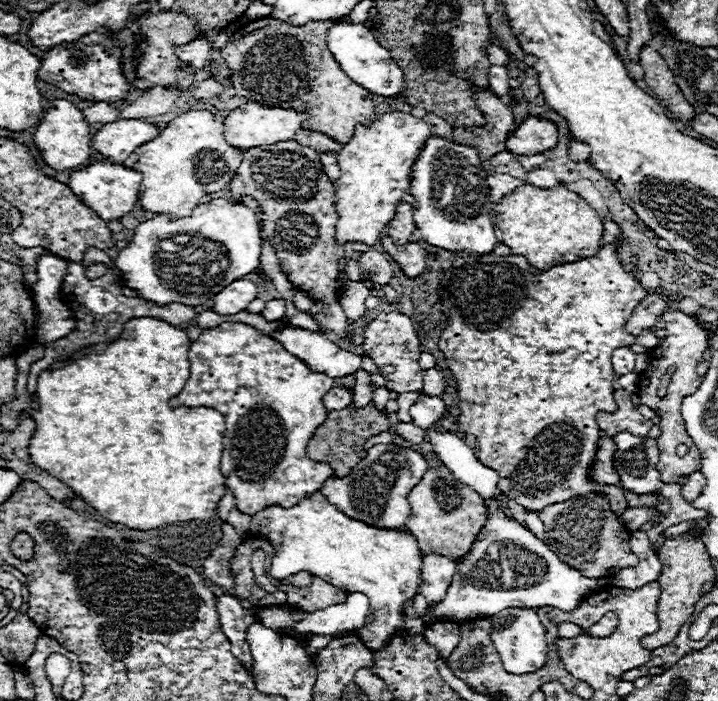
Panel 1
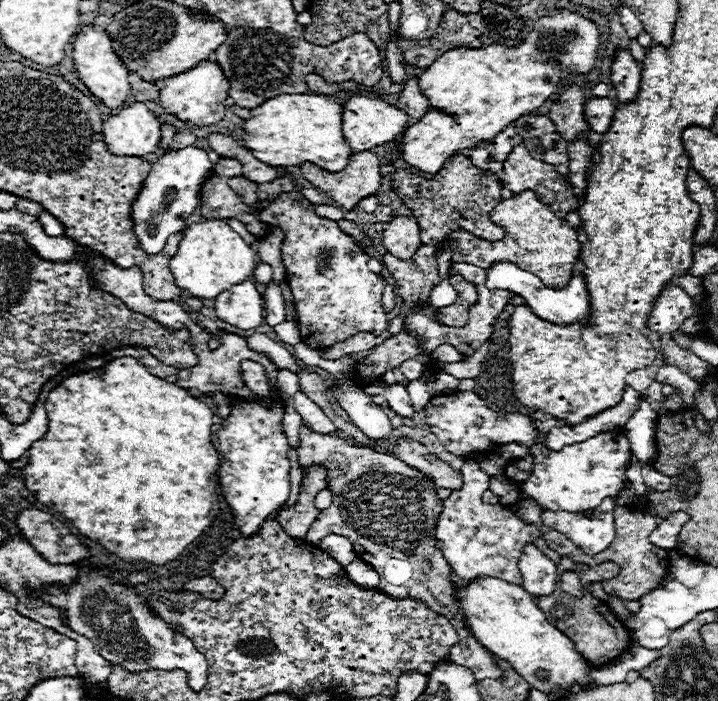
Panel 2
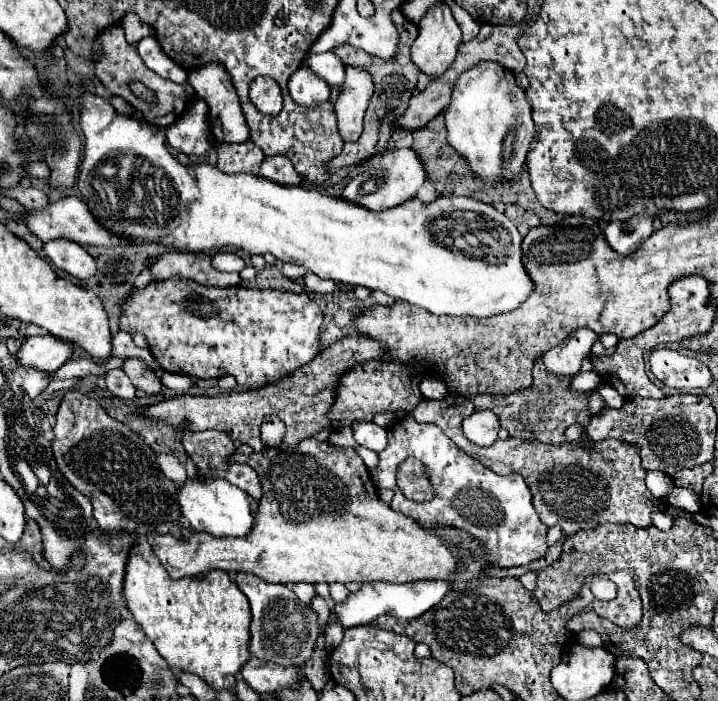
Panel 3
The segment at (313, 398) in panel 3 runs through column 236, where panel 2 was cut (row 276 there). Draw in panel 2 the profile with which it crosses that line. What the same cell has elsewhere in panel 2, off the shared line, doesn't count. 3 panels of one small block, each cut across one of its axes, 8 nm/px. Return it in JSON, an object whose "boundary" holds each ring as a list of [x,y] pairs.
{"boundary":[[[420,246],[420,250],[408,258],[400,260],[392,254],[384,254],[384,266],[396,282],[396,296],[404,302],[426,302],[432,288],[442,282],[438,272],[438,262],[434,258],[434,246]]]}

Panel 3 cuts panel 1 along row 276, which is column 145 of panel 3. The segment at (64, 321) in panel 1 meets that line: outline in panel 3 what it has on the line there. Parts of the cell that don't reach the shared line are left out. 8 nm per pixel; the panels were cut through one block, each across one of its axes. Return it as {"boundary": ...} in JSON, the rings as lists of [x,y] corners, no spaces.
{"boundary":[[[148,36],[148,38],[140,40],[136,44],[136,48],[138,48],[144,64],[150,70],[154,70],[158,76],[162,76],[166,80],[172,80],[176,84],[184,84],[186,82],[188,72],[180,64],[176,64],[172,58],[168,58],[164,54],[164,50],[160,48],[160,44],[158,44],[158,40],[154,36]]]}

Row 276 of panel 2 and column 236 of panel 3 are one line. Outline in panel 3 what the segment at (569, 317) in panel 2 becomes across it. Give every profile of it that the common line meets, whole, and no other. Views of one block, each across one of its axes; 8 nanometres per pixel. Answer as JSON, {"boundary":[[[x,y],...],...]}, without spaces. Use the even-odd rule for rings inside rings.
{"boundary":[[[202,476],[200,482],[186,482],[178,490],[178,504],[182,508],[184,518],[196,532],[208,532],[220,538],[224,536],[244,538],[254,526],[252,502],[248,494],[226,480],[208,480],[206,476]],[[236,572],[236,584],[250,602],[250,654],[280,666],[304,666],[314,652],[316,640],[326,632],[326,624],[318,624],[318,612],[302,604],[290,586],[268,584],[246,572]]]}

